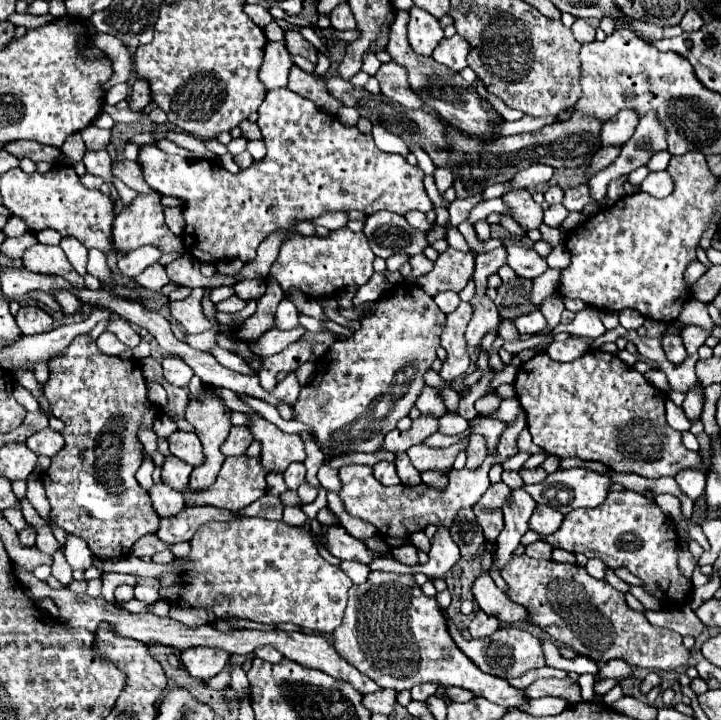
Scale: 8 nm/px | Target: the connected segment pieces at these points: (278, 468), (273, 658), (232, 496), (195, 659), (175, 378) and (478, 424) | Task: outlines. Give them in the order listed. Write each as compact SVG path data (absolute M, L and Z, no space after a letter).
M246 414L252 438L262 446L260 466L266 472L286 472L292 462L306 458L304 444L298 434L286 434L260 414Z
M270 646L256 648L256 650L254 650L254 656L256 656L256 658L262 658L262 660L266 660L266 662L272 662L272 664L284 658L276 648L270 648Z
M230 456L224 460L222 470L218 472L216 482L206 492L190 492L190 488L184 488L184 502L186 506L216 506L216 508L228 508L228 510L242 510L256 502L266 492L266 472L258 468L258 458L246 458L246 456Z
M198 646L198 648L186 648L180 656L180 660L184 662L186 670L190 676L206 680L216 676L230 654L218 650L218 648L210 648L210 646Z
M166 356L162 360L162 368L164 368L164 378L172 384L172 386L188 386L190 378L194 376L194 370L182 362L178 356Z
M476 416L472 426L472 434L480 434L486 438L486 452L494 452L494 448L498 446L498 440L502 436L502 432L506 430L506 422L502 420L494 420L494 418L486 418L486 416Z

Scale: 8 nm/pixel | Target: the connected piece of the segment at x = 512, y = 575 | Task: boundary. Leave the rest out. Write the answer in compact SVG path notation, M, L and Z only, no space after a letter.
M522 554L514 556L510 566L502 570L502 578L510 586L510 600L530 608L532 624L598 664L606 664L610 658L622 658L632 666L676 670L692 658L692 652L682 644L678 632L650 624L644 612L632 610L626 604L622 592L604 580L592 578L586 568L578 564L536 560Z

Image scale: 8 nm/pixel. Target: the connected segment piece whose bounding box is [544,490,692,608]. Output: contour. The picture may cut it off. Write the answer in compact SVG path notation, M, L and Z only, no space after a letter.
M632 490L610 492L606 504L598 508L578 508L564 516L562 528L544 538L554 548L582 552L586 558L600 558L608 568L624 566L630 574L644 582L644 590L652 594L662 608L686 604L692 584L684 578L678 566L678 534L676 524L666 516L654 500Z

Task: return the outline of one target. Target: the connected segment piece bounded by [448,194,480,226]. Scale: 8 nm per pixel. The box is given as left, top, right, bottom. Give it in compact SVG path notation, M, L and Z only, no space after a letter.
M480 194L476 196L470 196L470 198L464 198L464 200L454 200L450 202L448 206L448 214L450 214L450 226L458 226L460 222L466 220L468 212L472 210L472 206L476 206L480 202Z

